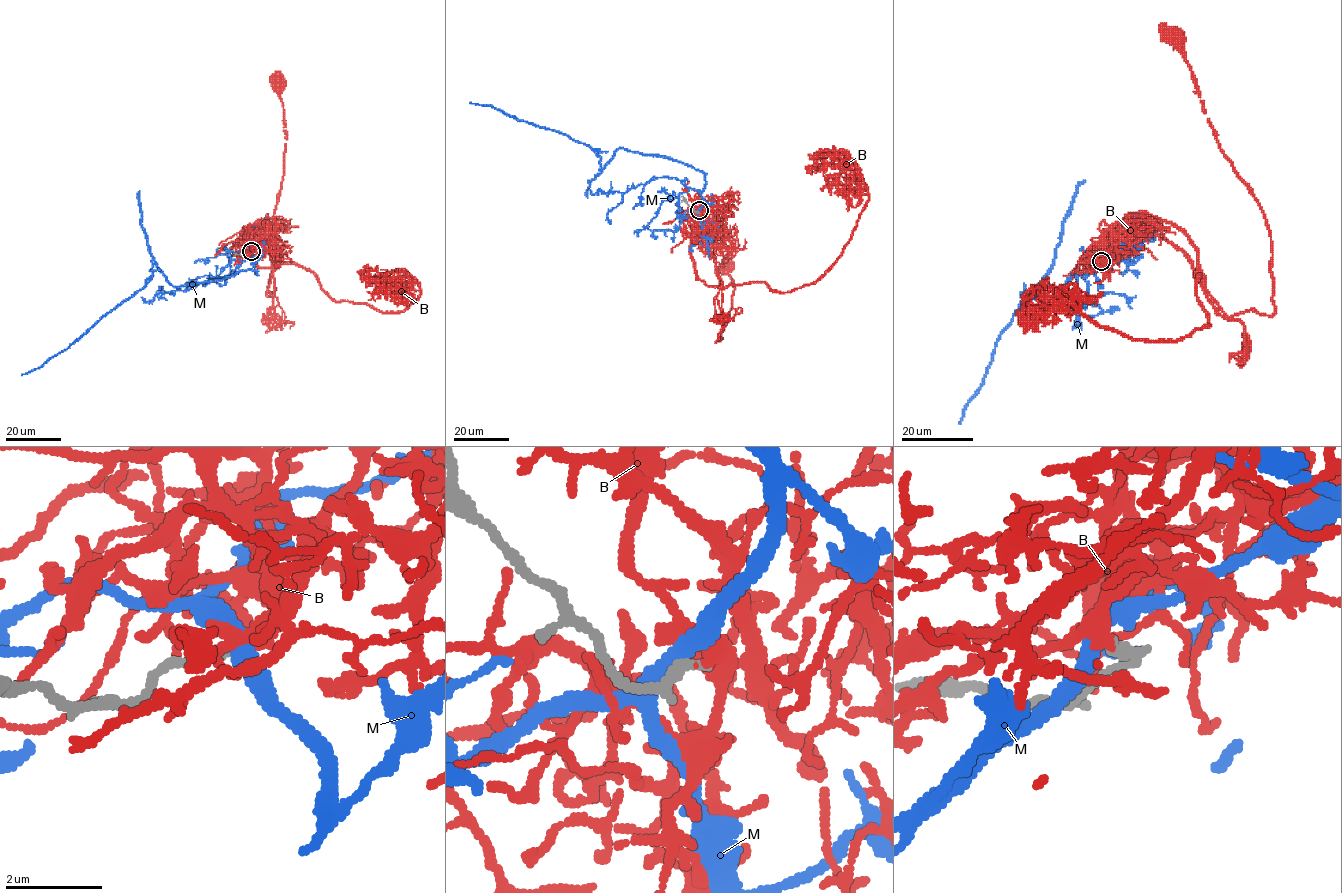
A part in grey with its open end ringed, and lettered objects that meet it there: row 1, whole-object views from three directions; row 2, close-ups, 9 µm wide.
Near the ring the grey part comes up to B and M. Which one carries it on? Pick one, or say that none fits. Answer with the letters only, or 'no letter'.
B

